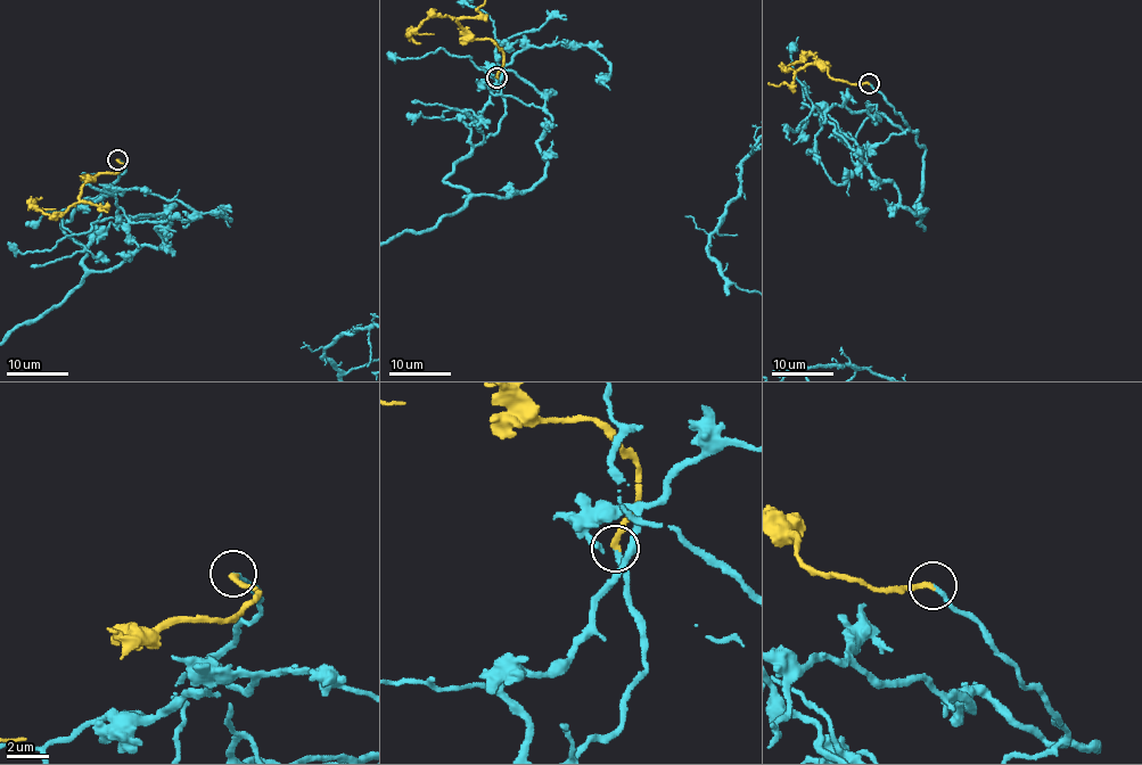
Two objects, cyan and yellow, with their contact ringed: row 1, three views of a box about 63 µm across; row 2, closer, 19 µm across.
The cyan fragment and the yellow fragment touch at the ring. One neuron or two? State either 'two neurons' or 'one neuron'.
one neuron

